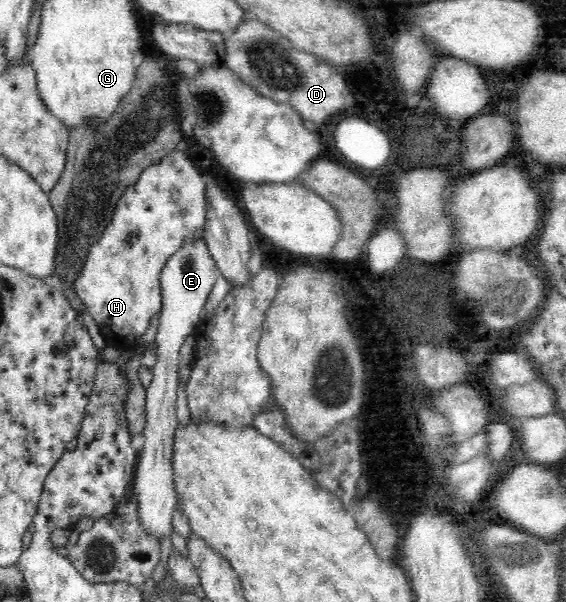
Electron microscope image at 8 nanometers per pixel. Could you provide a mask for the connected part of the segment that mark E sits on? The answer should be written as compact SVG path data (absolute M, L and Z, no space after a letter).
M200 238L192 244L184 244L173 255L161 273L163 304L160 308L159 326L156 334L157 362L154 365L149 384L146 386L146 424L142 436L145 439L142 451L138 453L134 478L134 494L138 496L138 511L144 527L158 538L170 538L172 534L172 512L179 502L174 481L174 447L178 396L179 350L188 334L192 334L203 317L202 310L213 290L218 274L216 264L205 241Z

